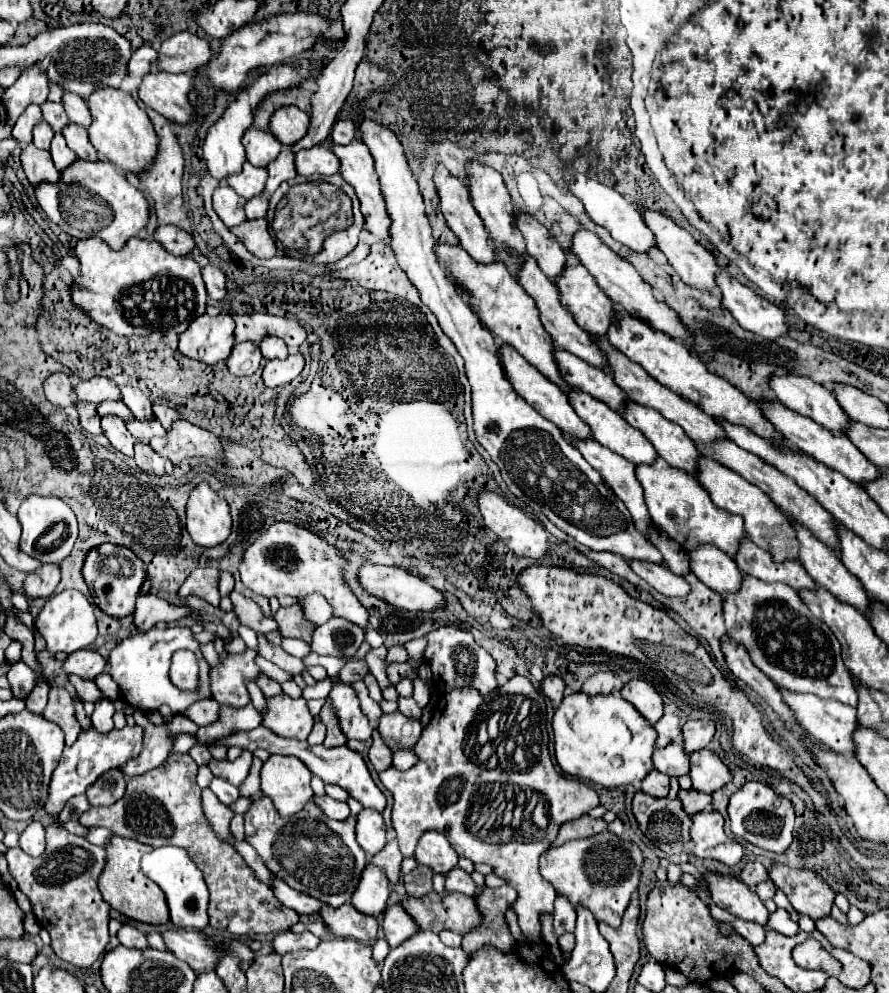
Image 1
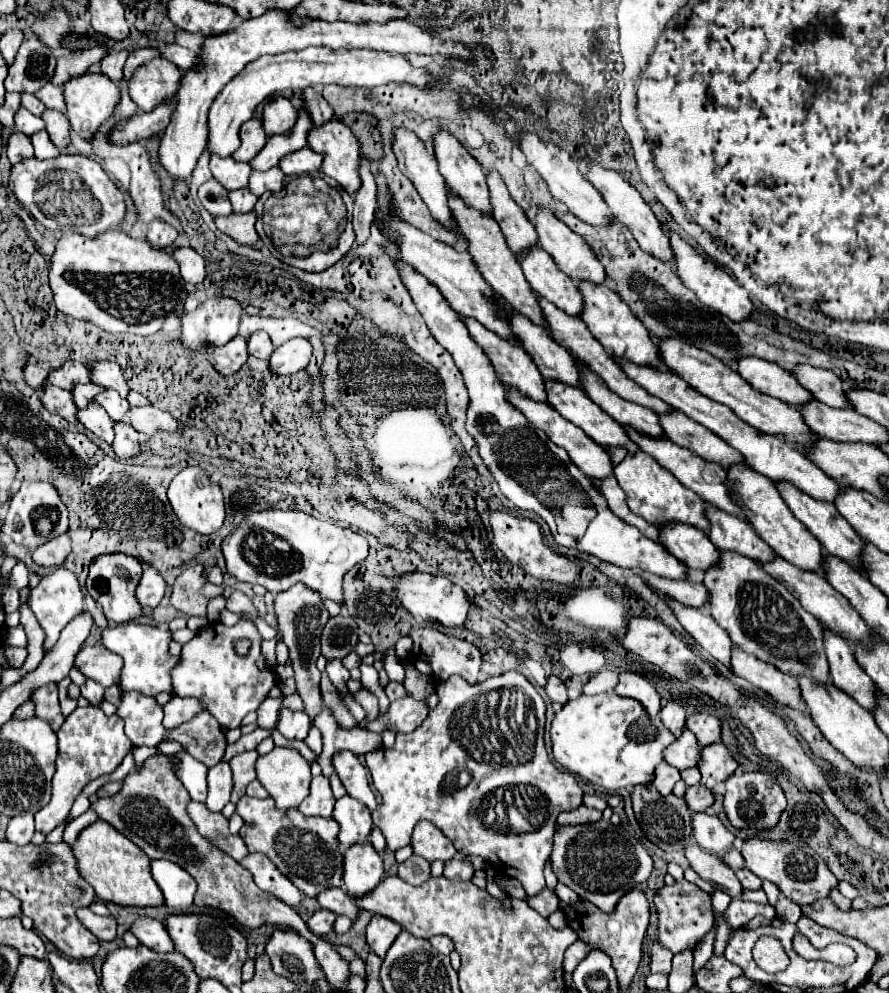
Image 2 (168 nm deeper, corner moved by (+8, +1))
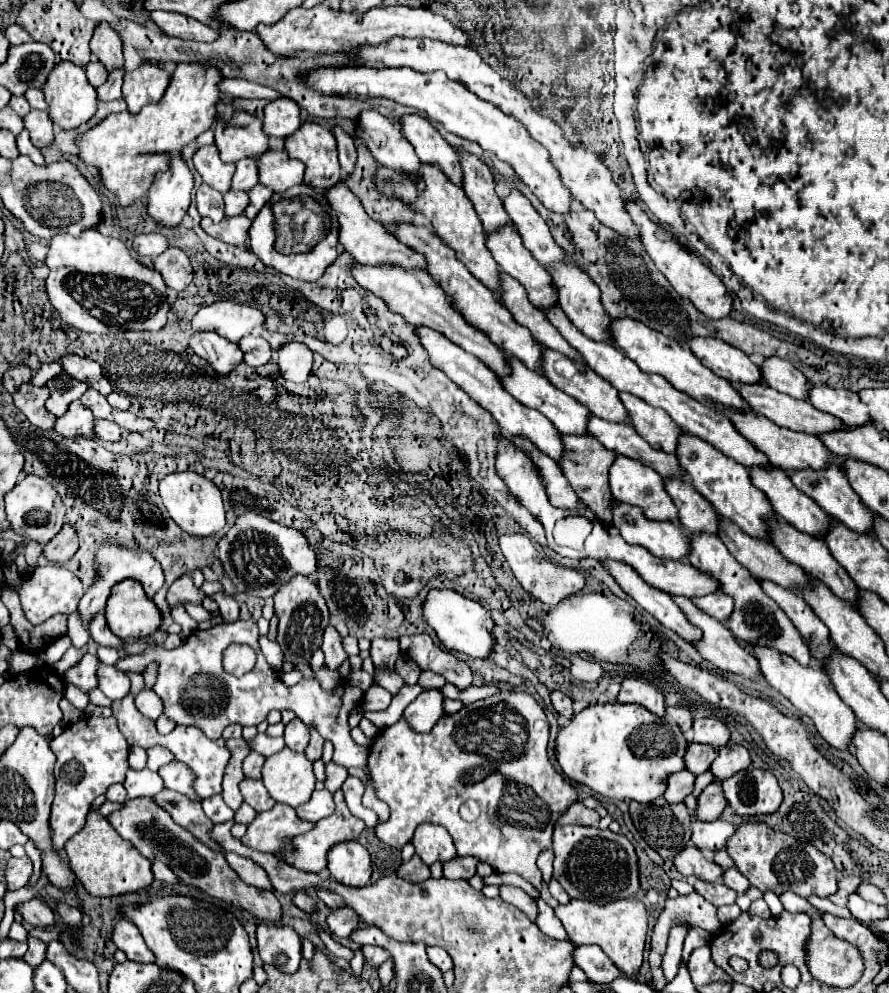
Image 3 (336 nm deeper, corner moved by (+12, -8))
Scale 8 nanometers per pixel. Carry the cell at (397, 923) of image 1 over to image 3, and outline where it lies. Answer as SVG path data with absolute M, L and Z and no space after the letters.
M365 945L362 948L362 952L366 962L372 964L374 968L378 968L384 960L388 960L388 952L384 948L380 948L380 946Z

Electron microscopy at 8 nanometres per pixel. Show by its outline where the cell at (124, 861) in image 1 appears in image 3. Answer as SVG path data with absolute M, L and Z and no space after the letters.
M98 808L88 812L88 824L76 836L72 836L72 840L68 840L64 850L72 870L76 872L76 878L92 896L120 896L136 892L150 886L154 880L150 870L152 862L120 836Z

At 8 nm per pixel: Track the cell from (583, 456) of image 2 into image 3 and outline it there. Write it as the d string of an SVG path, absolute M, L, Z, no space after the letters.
M420 326L414 330L414 334L420 338L420 344L428 352L430 364L434 368L442 370L476 404L486 408L492 414L492 418L498 422L500 432L504 436L516 436L516 432L524 432L524 436L528 436L528 440L532 440L540 450L548 452L548 456L556 458L556 462L560 460L560 436L556 436L556 428L552 428L552 424L548 424L548 420L544 420L544 416L540 416L540 412L520 404L518 400L512 400L512 396L508 396L508 392L504 392L504 388L500 388L500 384L496 384L496 374L484 362L480 362L476 356L470 356L466 350L452 344L444 334L440 334L432 328Z

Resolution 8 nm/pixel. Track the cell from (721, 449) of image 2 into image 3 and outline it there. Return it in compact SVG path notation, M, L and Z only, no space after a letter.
M620 392L618 396L628 412L632 428L654 450L674 454L678 436L682 434L680 428L676 428L676 424L672 424L672 420L668 420L668 416L664 416L664 412L660 412L660 408L648 408L648 404L644 404L644 400L640 400L636 396L628 396L628 392Z

